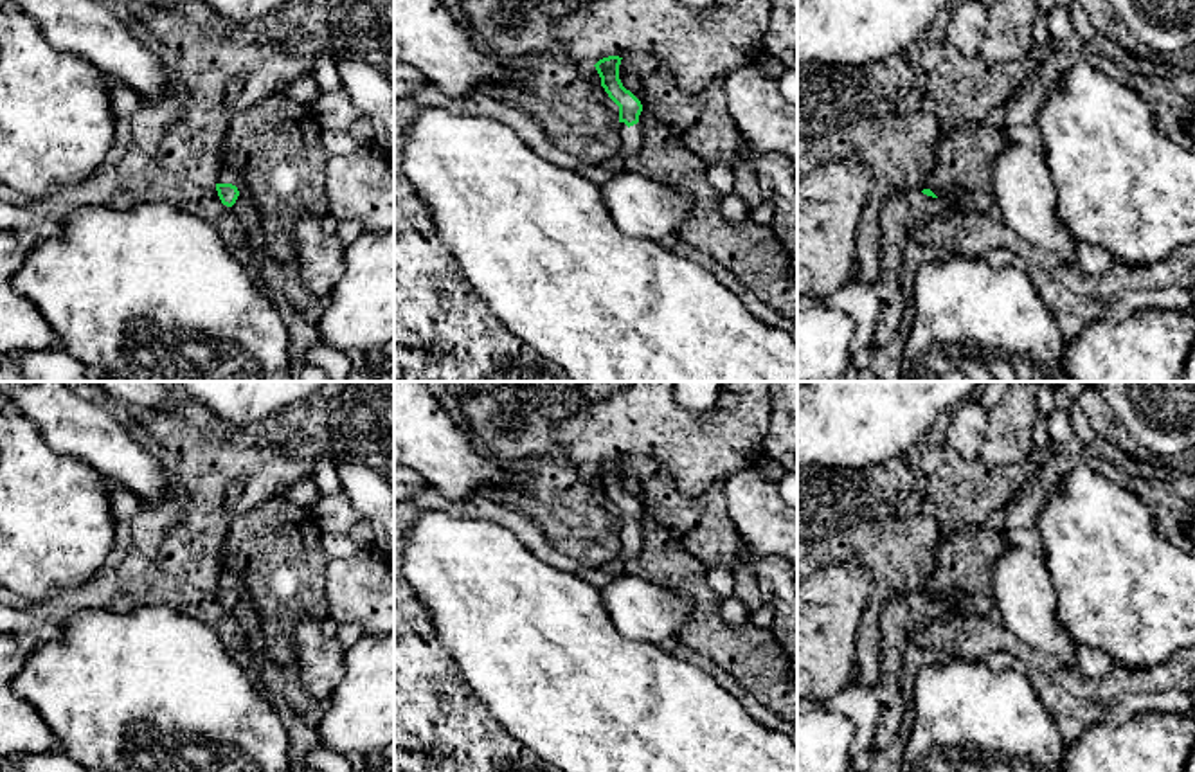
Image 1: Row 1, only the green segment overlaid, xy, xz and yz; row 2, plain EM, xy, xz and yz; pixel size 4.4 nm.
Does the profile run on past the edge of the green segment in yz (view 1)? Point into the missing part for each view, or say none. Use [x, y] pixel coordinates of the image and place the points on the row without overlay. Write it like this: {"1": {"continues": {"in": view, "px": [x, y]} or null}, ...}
{"1": {"continues": null}}

